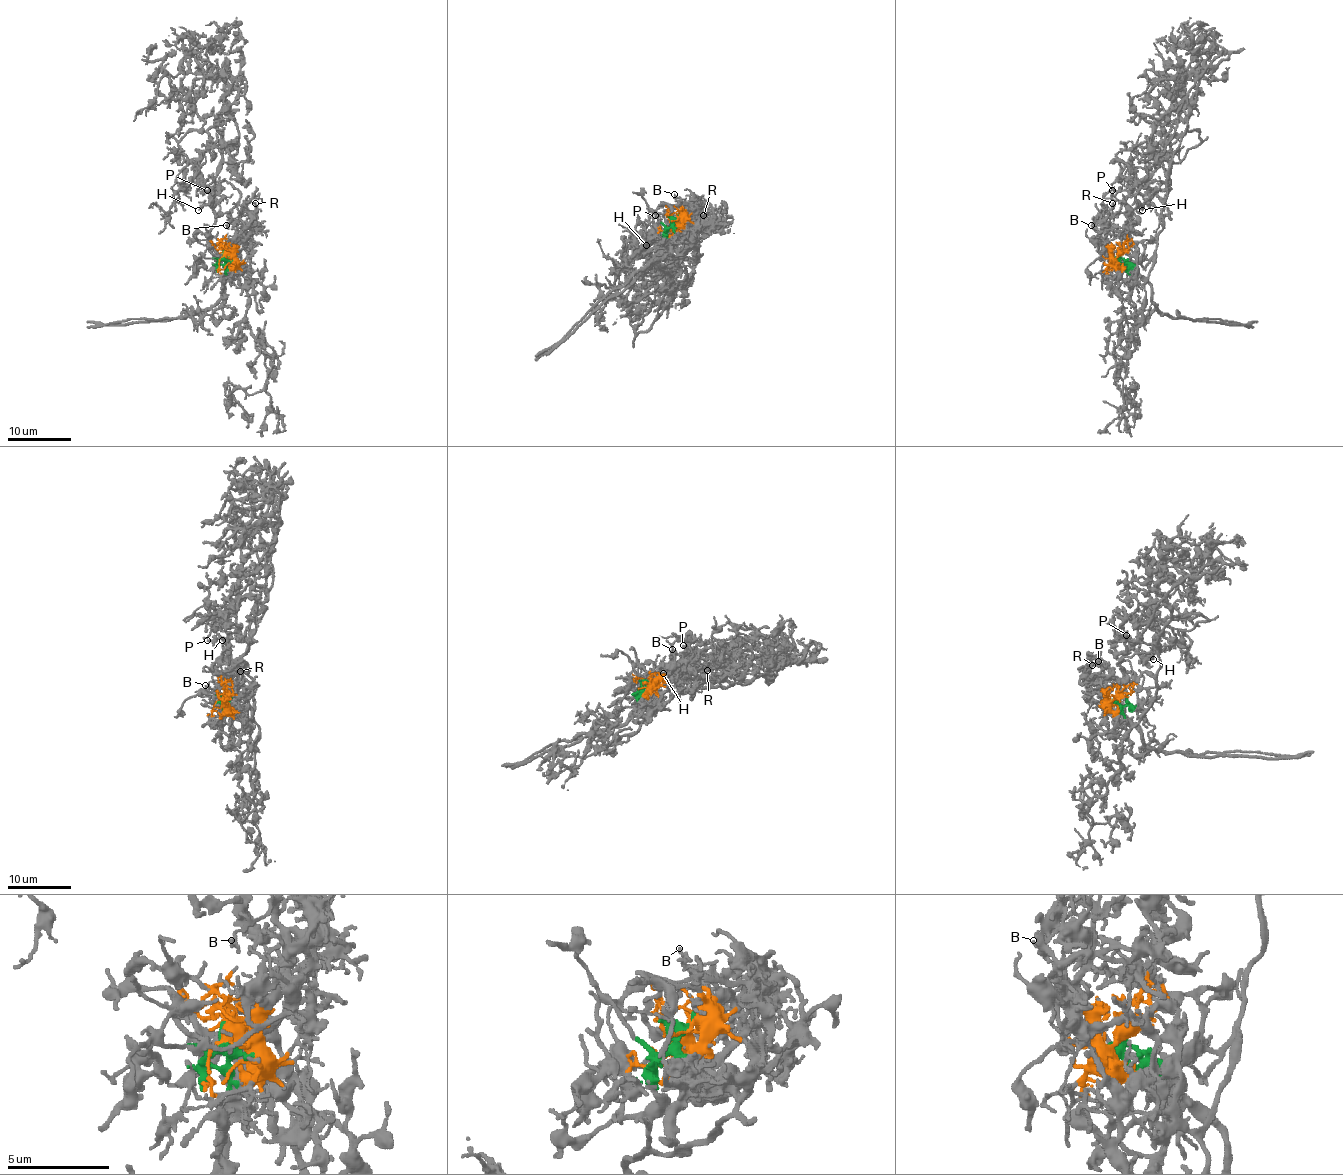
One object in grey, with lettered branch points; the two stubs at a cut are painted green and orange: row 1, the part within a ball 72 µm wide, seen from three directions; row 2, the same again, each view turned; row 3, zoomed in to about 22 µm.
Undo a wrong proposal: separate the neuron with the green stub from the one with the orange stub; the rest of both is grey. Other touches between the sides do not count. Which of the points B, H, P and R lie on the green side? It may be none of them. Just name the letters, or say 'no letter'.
H, P

